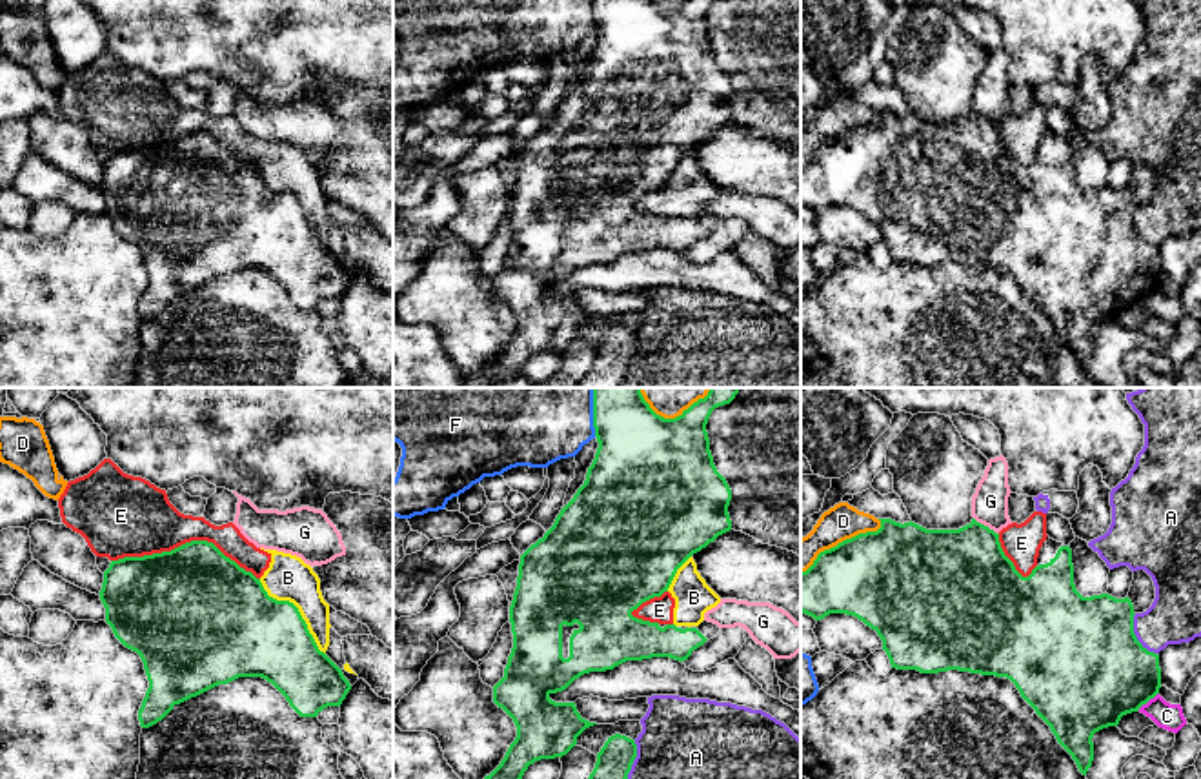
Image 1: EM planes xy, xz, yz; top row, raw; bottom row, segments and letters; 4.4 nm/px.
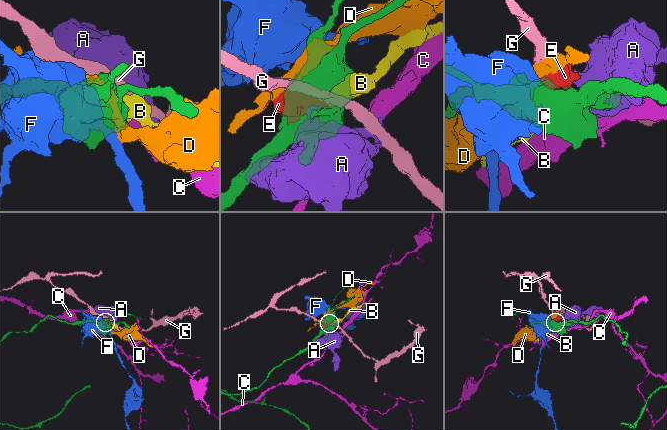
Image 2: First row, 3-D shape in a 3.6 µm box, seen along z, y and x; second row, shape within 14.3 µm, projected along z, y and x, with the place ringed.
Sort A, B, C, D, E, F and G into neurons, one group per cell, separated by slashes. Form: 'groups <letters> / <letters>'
groups A / B E / C / D / F / G

